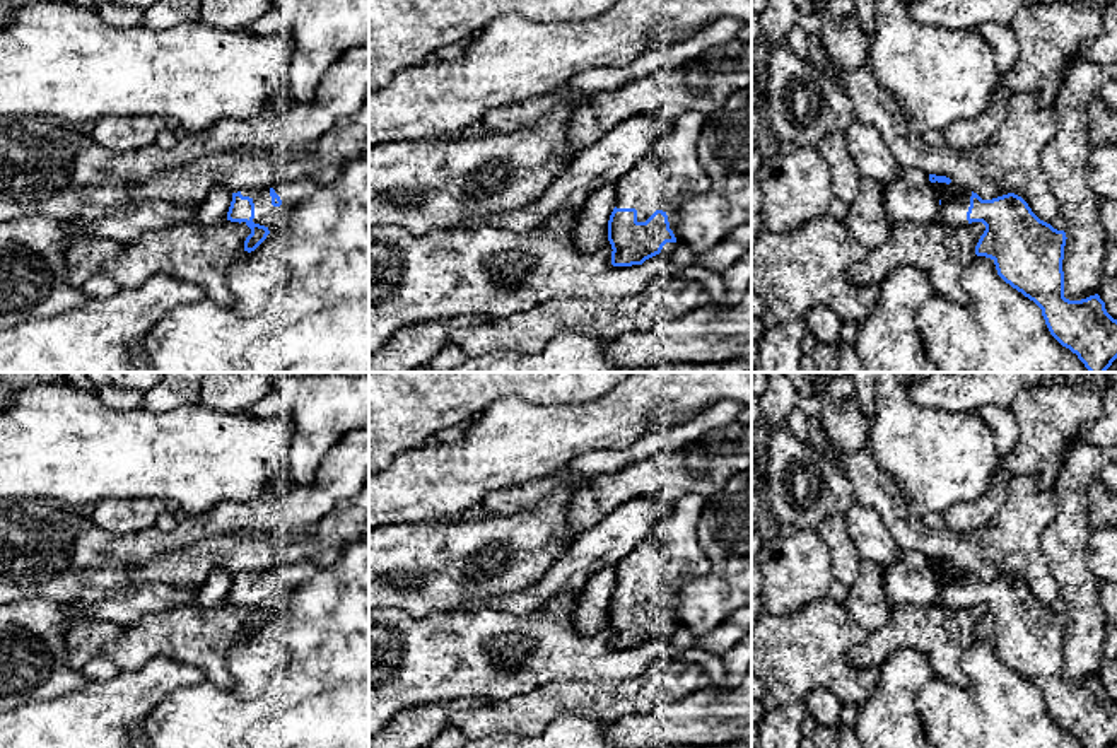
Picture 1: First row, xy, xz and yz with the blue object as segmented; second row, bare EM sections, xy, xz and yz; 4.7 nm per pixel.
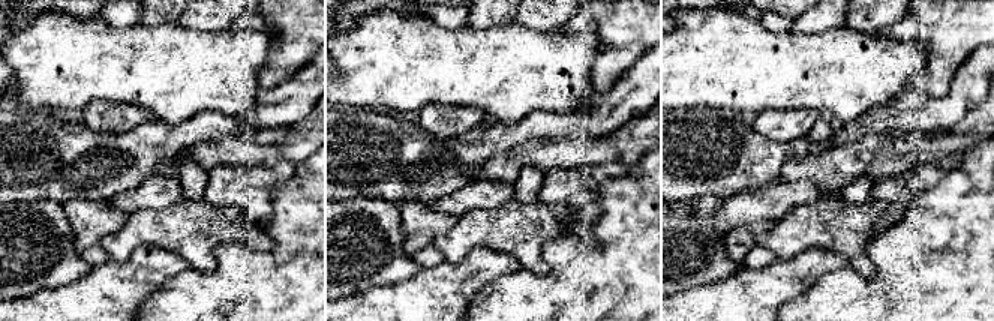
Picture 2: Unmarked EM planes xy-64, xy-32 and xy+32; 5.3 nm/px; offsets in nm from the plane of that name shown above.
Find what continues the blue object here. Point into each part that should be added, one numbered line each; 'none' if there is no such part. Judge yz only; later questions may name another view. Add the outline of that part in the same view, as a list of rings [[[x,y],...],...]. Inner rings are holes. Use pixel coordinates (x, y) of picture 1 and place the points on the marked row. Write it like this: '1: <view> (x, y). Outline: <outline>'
1: yz (955, 200). Outline: [[[936,183],[933,188],[941,202],[936,222],[951,225],[968,224],[967,212],[970,207],[972,191],[953,183]]]

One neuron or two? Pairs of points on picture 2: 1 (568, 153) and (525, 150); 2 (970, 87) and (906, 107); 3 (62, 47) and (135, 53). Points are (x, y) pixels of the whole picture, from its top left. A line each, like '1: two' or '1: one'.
1: one
2: one
3: one

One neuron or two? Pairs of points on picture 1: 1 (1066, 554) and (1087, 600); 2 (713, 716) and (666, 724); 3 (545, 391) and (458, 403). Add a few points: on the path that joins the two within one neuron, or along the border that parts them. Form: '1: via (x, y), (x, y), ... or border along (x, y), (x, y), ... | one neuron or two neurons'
1: via (1068, 566), (1076, 588) | one neuron
2: via (701, 719), (678, 723) | one neuron
3: via (523, 390), (480, 390) | one neuron

